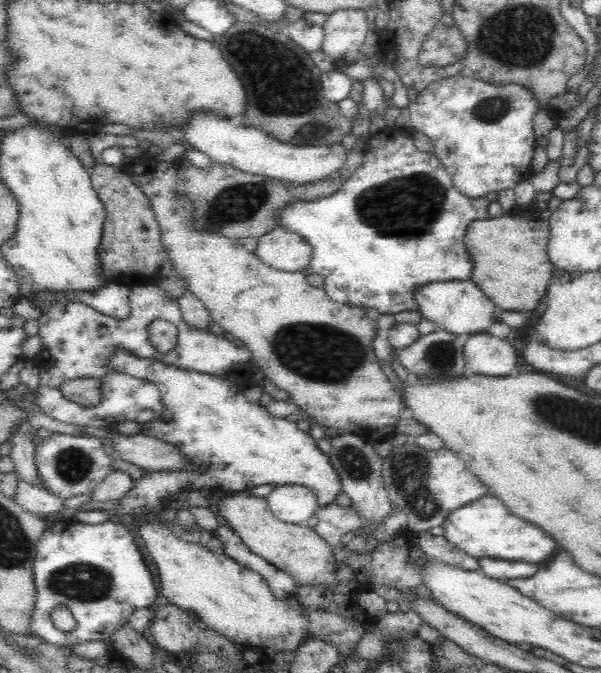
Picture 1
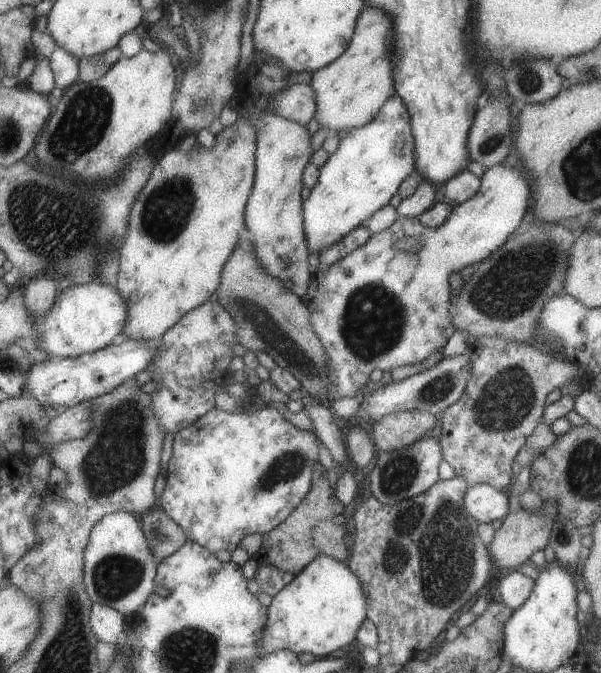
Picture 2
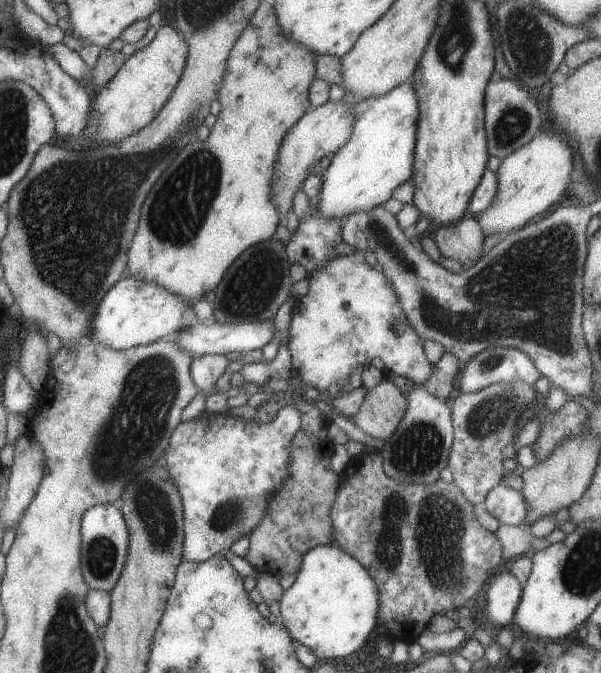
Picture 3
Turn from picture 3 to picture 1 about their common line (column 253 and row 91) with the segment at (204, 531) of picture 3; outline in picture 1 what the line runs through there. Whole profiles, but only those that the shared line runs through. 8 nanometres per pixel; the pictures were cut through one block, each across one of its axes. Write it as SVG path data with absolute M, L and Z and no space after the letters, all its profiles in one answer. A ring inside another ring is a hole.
M454 75L451 77L446 76L440 81L431 83L424 91L420 92L416 100L408 104L404 122L416 128L416 130L424 132L430 138L432 144L434 144L435 156L441 161L441 164L446 168L448 174L450 174L453 185L462 194L468 195L470 198L480 198L486 196L488 192L499 192L506 188L513 189L516 184L532 173L532 159L534 158L537 147L534 129L532 128L532 119L540 108L541 104L539 104L539 101L533 96L531 91L518 84L489 84L477 78Z

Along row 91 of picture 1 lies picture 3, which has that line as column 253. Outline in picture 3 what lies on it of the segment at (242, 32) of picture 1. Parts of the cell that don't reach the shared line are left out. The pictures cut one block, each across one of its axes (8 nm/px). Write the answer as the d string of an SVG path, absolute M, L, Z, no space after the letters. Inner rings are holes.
M276 240L254 244L230 264L224 280L216 288L213 321L242 325L268 321L277 316L280 306L289 300L293 282L290 276L291 262L287 258L287 246Z

